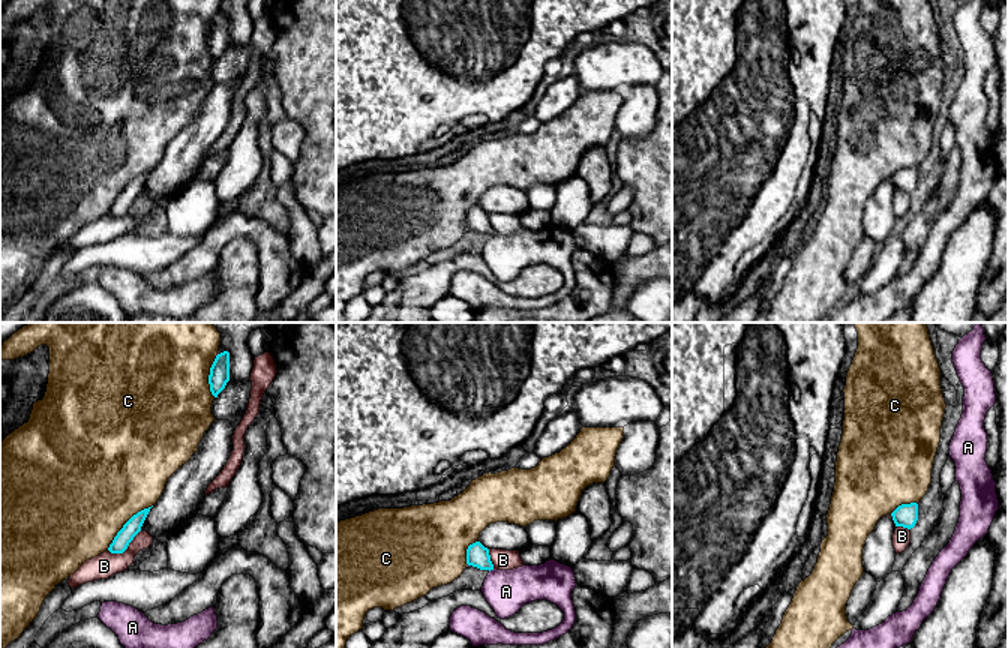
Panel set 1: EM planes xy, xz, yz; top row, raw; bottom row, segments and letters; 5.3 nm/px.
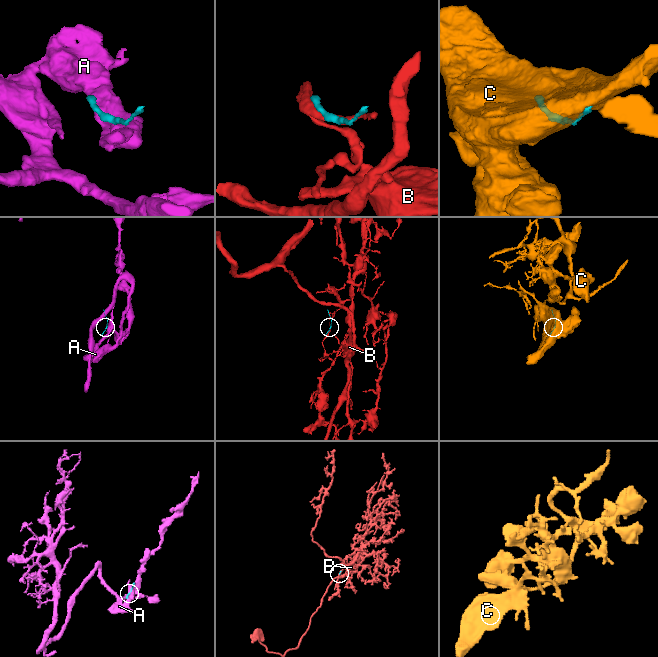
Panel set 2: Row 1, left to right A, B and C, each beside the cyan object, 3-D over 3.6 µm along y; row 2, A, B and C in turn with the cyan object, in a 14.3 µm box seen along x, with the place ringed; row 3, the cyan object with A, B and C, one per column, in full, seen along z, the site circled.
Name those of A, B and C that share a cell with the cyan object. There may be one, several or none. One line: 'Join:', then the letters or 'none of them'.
Join: none of them

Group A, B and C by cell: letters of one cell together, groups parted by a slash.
A / B / C

